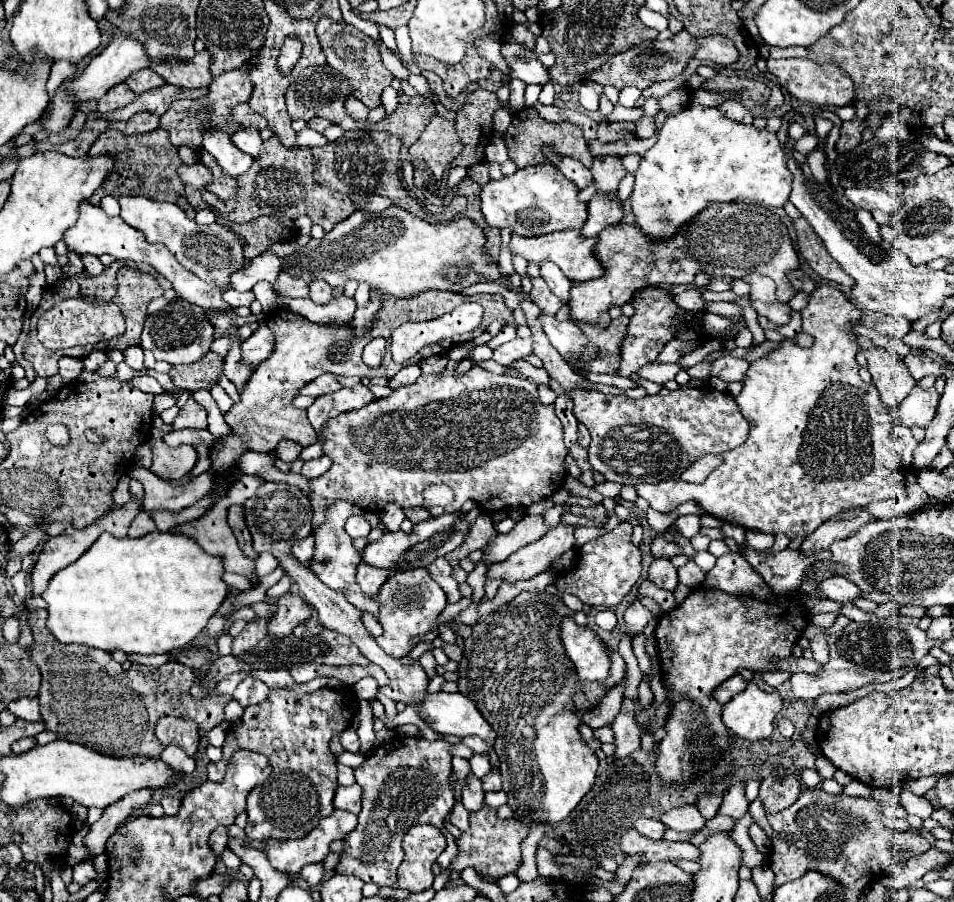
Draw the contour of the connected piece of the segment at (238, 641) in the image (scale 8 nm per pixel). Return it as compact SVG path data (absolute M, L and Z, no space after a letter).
M254 618L252 622L248 622L244 632L234 638L232 654L242 654L242 652L254 648L268 632L268 622L270 622L270 618Z

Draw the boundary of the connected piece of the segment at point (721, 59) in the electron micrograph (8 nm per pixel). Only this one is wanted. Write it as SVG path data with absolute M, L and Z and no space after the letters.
M708 36L698 40L700 48L694 58L704 60L704 62L714 62L720 66L730 66L738 60L738 50L734 42L726 36Z

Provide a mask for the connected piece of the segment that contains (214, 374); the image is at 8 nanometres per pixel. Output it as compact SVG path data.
M208 352L204 358L186 364L186 366L172 366L168 376L172 378L172 382L182 388L182 390L200 390L206 388L210 390L214 384L218 384L220 374L222 374L222 362L224 358L216 352Z

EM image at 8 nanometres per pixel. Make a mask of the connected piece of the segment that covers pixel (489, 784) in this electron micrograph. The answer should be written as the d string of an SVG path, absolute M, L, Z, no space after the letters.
M490 772L490 774L486 774L484 778L482 778L482 790L484 792L497 792L502 790L502 780L501 774L498 772Z

